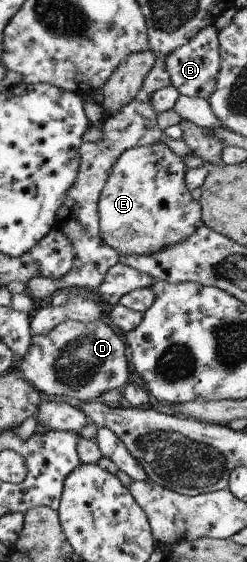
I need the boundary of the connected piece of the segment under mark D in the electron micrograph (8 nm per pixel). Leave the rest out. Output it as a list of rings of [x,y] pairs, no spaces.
[[[62,320],[48,334],[31,335],[30,346],[20,359],[22,378],[46,396],[66,396],[94,401],[102,392],[122,388],[131,376],[123,335],[109,322]]]

